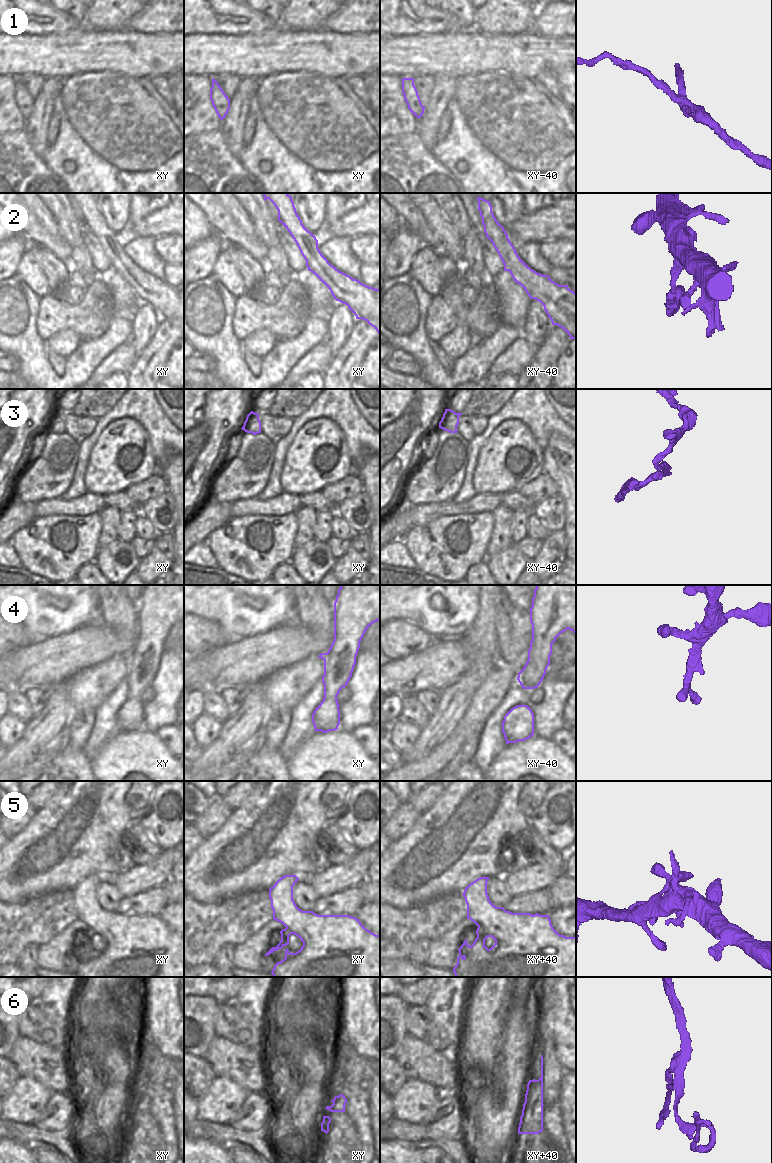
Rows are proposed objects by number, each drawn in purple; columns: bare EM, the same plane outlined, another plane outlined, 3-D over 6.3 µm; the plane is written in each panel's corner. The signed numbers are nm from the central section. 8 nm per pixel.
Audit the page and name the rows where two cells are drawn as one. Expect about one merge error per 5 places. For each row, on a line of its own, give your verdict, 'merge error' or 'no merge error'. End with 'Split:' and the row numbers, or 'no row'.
1: no merge error
2: no merge error
3: no merge error
4: no merge error
5: no merge error
6: merge error
Split: 6

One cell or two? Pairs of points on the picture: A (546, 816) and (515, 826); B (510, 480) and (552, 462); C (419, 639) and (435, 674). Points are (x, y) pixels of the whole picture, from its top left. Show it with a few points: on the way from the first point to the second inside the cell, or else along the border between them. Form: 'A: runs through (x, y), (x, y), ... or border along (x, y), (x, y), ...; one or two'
A: border along (528, 819), (531, 826); two
B: border along (542, 449), (543, 472); two
C: border along (438, 639), (430, 646), (402, 658); two

